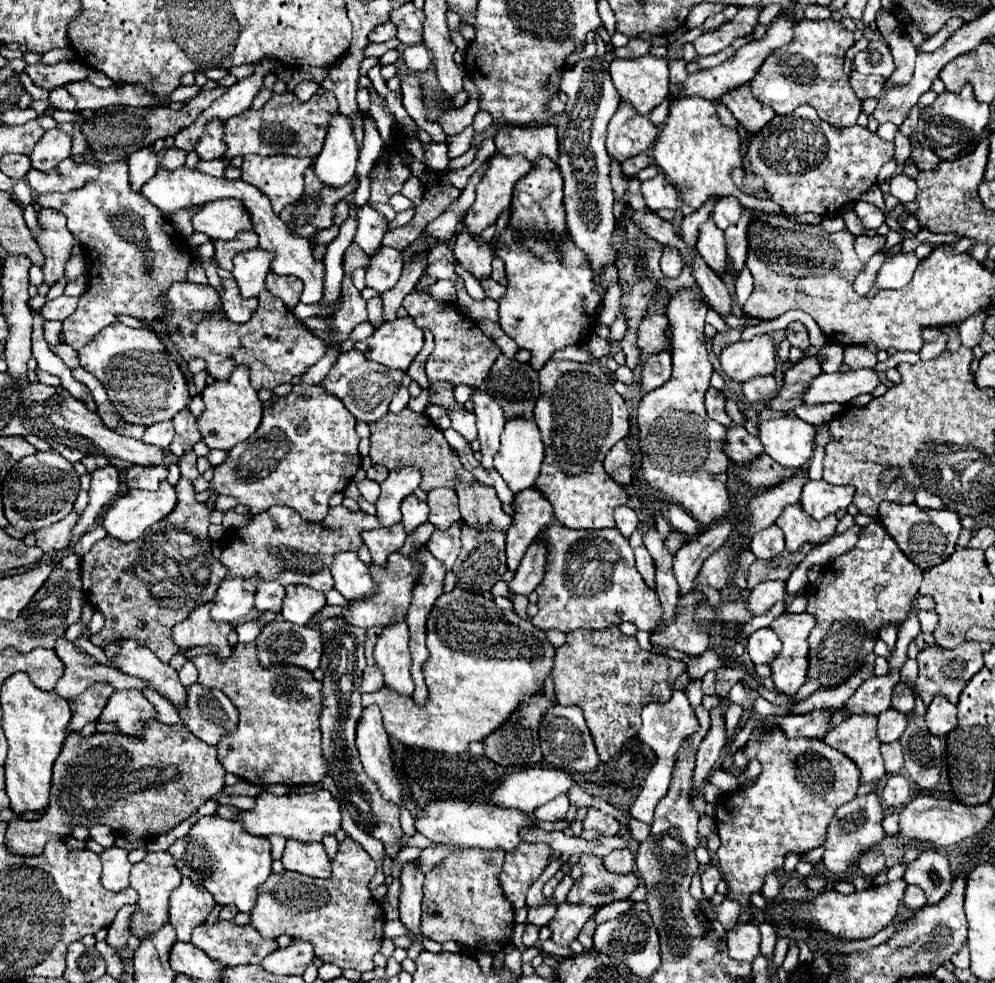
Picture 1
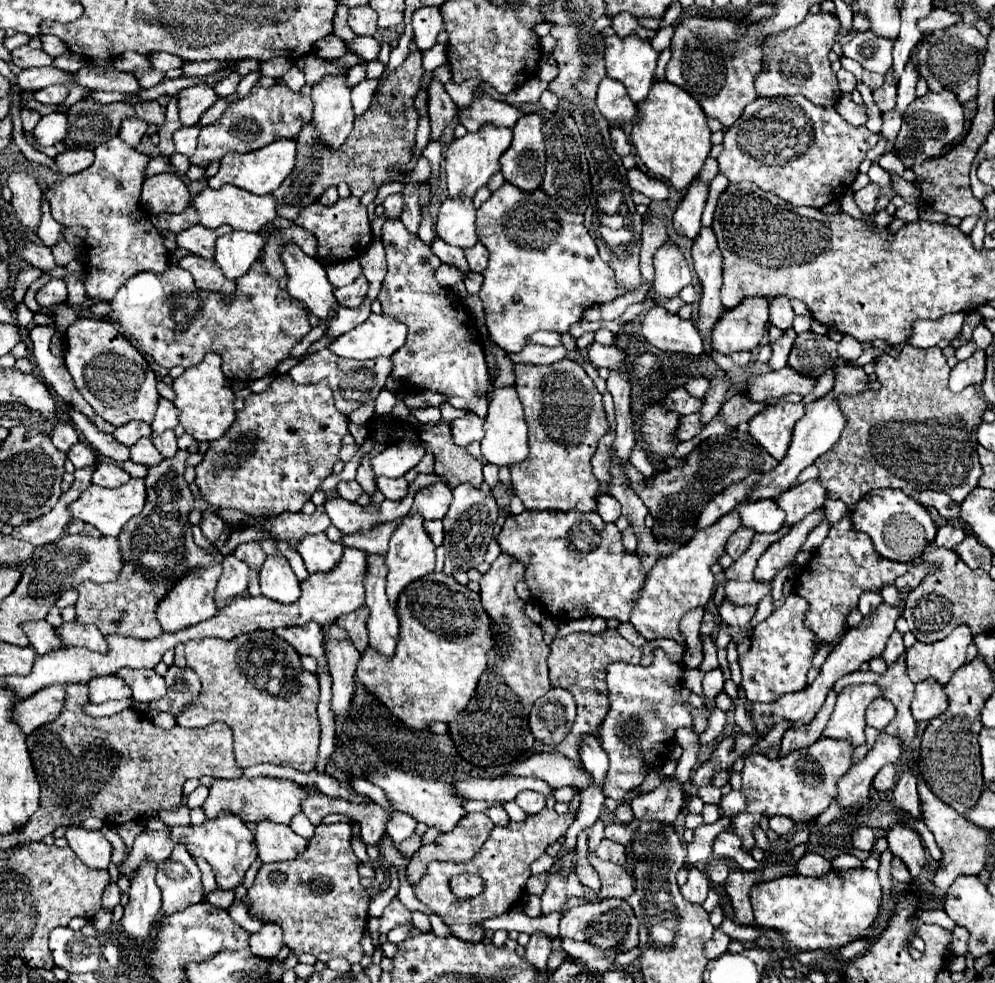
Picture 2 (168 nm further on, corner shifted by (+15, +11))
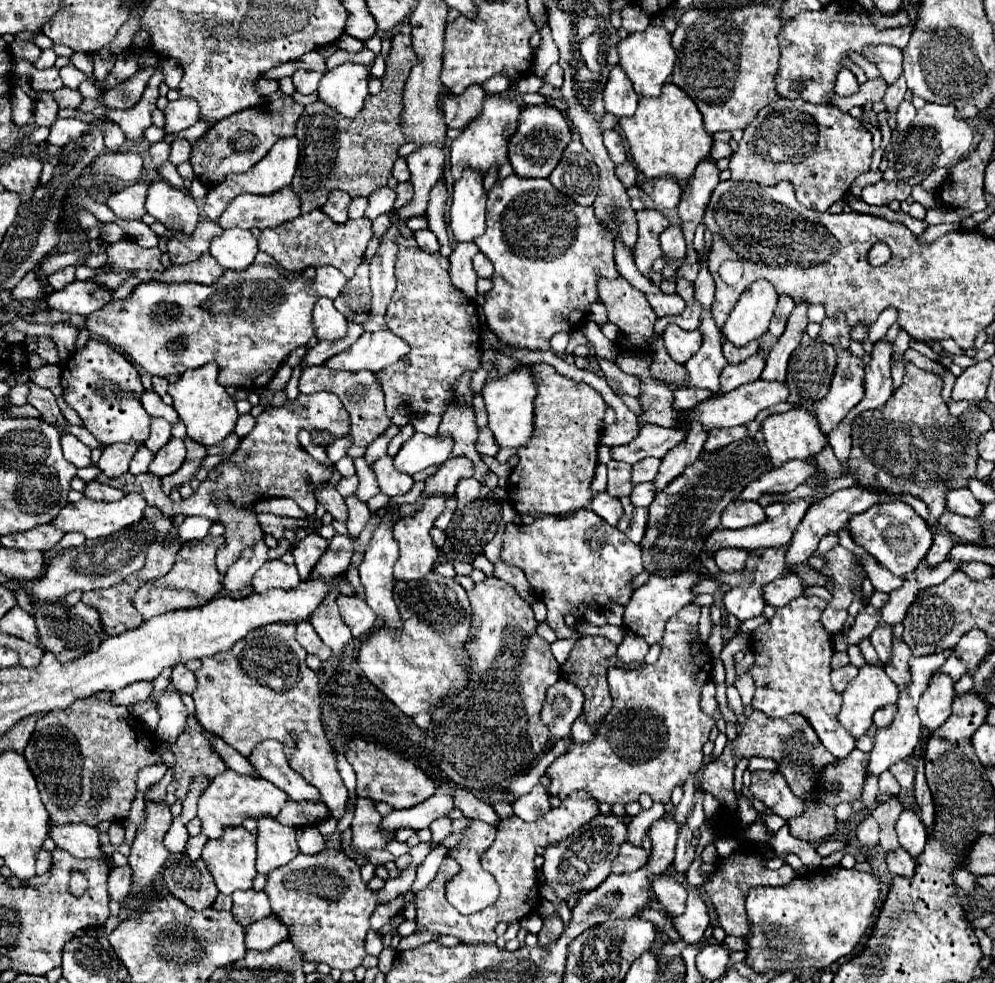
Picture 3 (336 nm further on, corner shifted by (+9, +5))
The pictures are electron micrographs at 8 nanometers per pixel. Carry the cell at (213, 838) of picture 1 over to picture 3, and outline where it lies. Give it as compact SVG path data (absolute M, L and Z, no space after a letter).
M244 826L226 828L222 838L208 840L202 850L202 858L208 862L208 870L212 872L216 888L222 894L230 896L236 890L252 888L252 880L256 876L256 836L252 836Z

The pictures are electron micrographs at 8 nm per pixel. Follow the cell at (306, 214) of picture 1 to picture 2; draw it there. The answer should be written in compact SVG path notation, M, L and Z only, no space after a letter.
M410 52L400 68L396 68L386 80L380 80L372 96L372 104L362 118L354 120L354 128L348 140L340 150L324 148L324 144L316 142L314 126L306 124L298 134L298 156L296 166L290 172L288 180L280 184L272 196L276 198L276 212L280 218L296 220L296 216L308 206L314 204L330 186L346 182L356 198L362 198L368 190L380 188L388 182L402 182L406 178L404 172L394 172L392 166L408 164L412 158L412 150L416 146L416 126L418 112L414 108L414 96L420 88L420 80L424 74L422 54Z

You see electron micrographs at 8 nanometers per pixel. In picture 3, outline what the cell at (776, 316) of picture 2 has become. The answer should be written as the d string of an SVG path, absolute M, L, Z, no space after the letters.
M780 294L778 306L776 306L775 310L775 316L784 316L784 318L788 318L790 312L792 312L792 308L794 308L794 300L792 300L788 294Z

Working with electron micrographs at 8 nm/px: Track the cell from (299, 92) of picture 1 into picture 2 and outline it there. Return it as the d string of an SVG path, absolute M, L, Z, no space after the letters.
M292 66L292 68L282 76L280 82L282 82L284 86L288 86L292 92L300 92L302 86L306 84L306 80L304 80L304 72L302 72L300 68L296 68L296 66Z

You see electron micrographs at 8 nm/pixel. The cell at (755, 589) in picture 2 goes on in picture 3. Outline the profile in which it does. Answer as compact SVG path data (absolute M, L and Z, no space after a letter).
M788 574L786 578L778 578L764 586L764 600L770 606L780 608L780 606L786 606L790 600L798 598L804 590L806 590L806 586L804 586L802 578L796 574Z

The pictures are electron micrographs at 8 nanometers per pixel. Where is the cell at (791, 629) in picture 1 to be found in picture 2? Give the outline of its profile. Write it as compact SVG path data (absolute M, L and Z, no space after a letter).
M790 594L778 610L752 630L750 650L738 660L742 668L742 690L750 702L774 702L782 694L806 688L806 672L816 652L814 634L802 624L806 610L808 604L798 594Z

